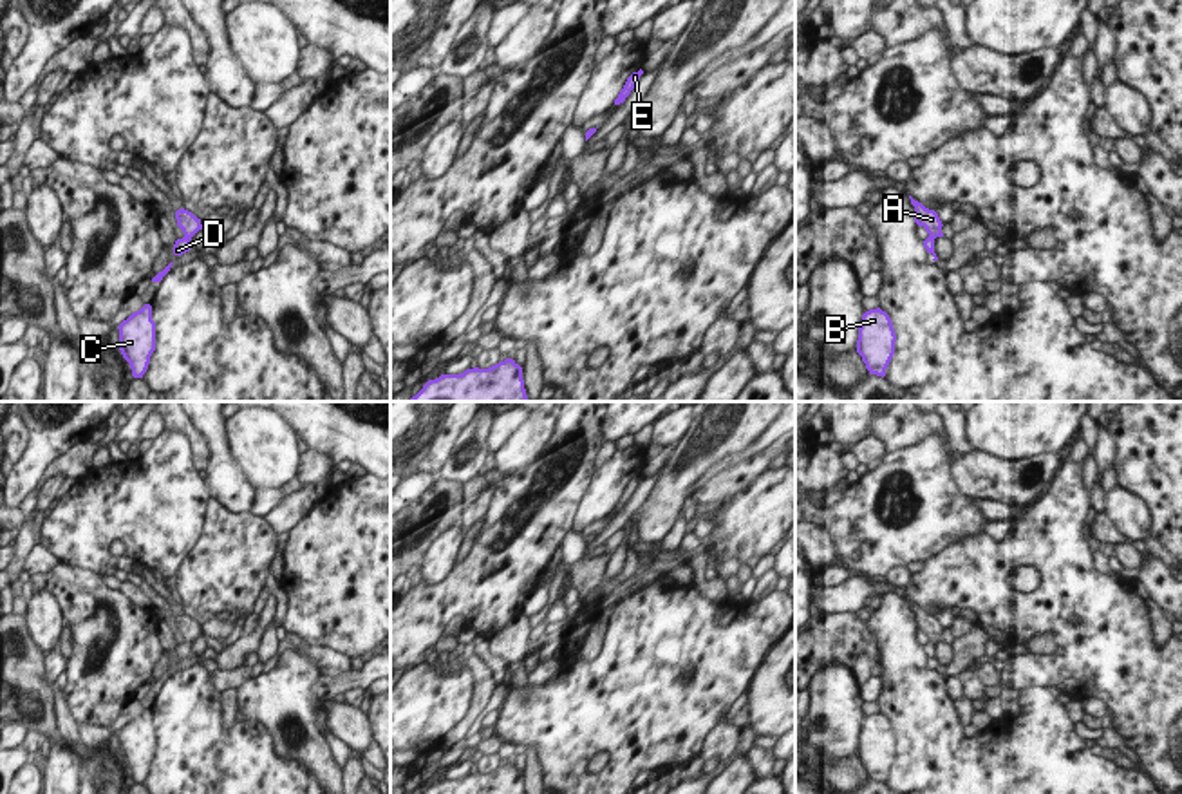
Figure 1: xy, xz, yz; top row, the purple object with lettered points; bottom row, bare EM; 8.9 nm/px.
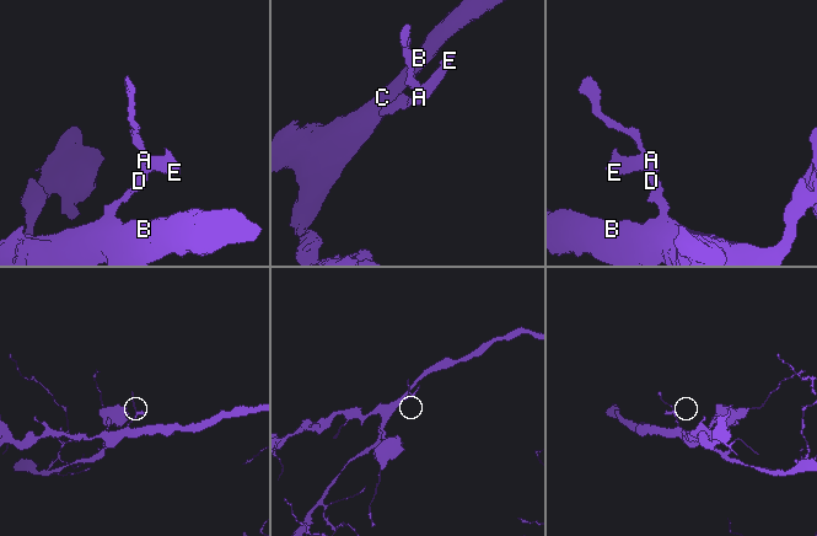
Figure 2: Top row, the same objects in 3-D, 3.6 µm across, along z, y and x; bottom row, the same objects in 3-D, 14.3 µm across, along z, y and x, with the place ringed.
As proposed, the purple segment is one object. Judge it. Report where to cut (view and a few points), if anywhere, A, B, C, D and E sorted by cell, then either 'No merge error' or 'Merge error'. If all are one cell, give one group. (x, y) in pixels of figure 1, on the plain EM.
No split. Groups: A B C D E. No merge error

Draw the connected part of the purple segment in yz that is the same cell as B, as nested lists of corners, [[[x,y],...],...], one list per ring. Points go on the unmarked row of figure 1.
[[[877,713],[862,720],[857,758],[862,761],[869,780],[886,781],[886,774],[895,760],[895,747],[893,727],[886,716]]]

